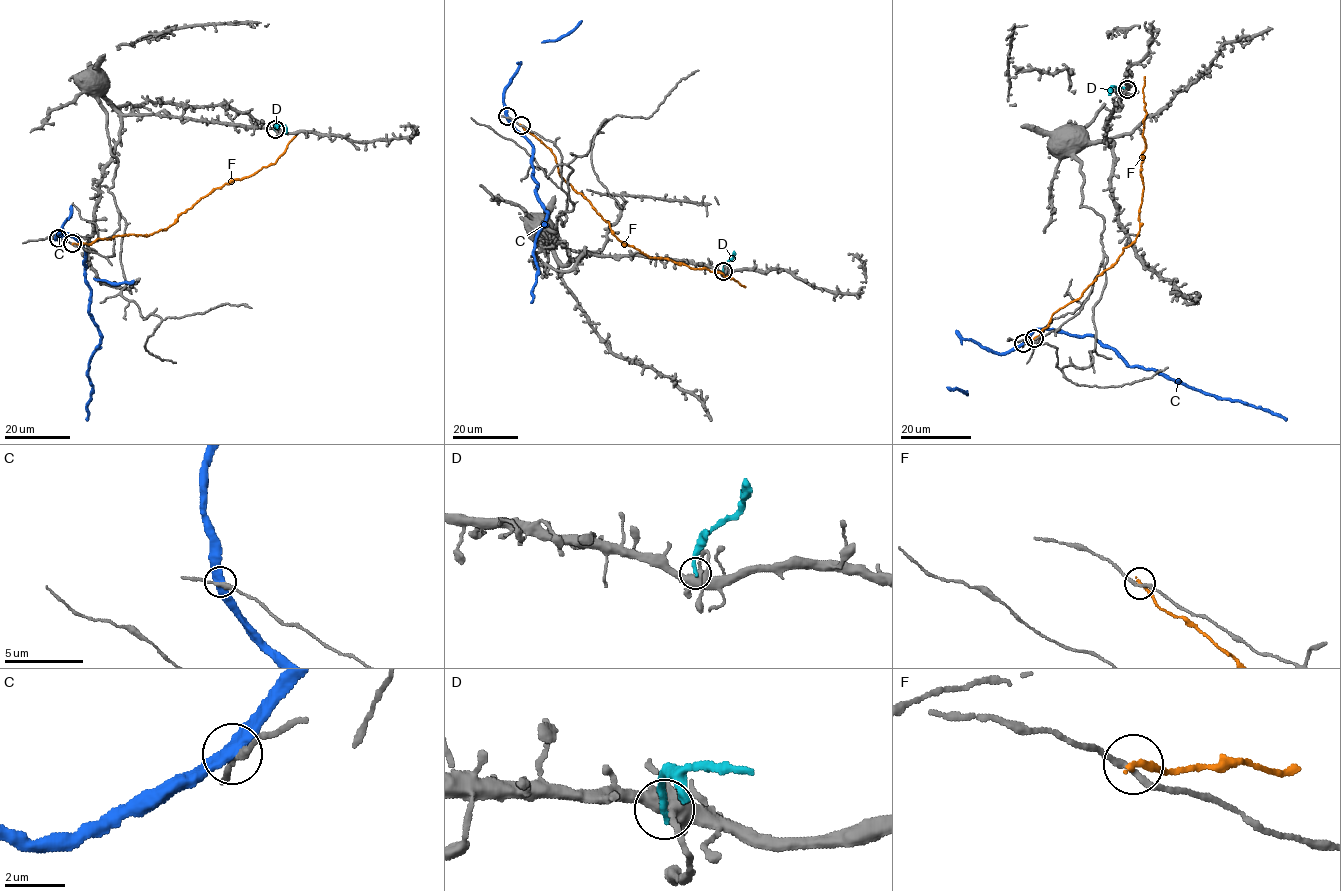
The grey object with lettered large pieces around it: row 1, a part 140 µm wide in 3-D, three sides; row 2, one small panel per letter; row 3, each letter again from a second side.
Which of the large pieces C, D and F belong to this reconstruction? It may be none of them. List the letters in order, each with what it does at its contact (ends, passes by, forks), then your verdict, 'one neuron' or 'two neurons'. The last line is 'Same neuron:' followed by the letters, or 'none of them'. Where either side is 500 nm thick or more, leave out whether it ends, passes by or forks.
C: it passes by; two neurons
D: it ends; two neurons
F: it ends; two neurons
Same neuron: none of them

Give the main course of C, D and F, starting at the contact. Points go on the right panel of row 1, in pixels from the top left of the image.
C: (1024, 344), (1041, 327), (1093, 336), (1129, 366), (1156, 370), (1194, 389), (1261, 407), (1287, 419)
D: (1126, 89), (1115, 86), (1109, 94)
F: (1034, 338), (1055, 313), (1080, 298), (1096, 277), (1113, 266), (1137, 235), (1145, 148), (1145, 76)

